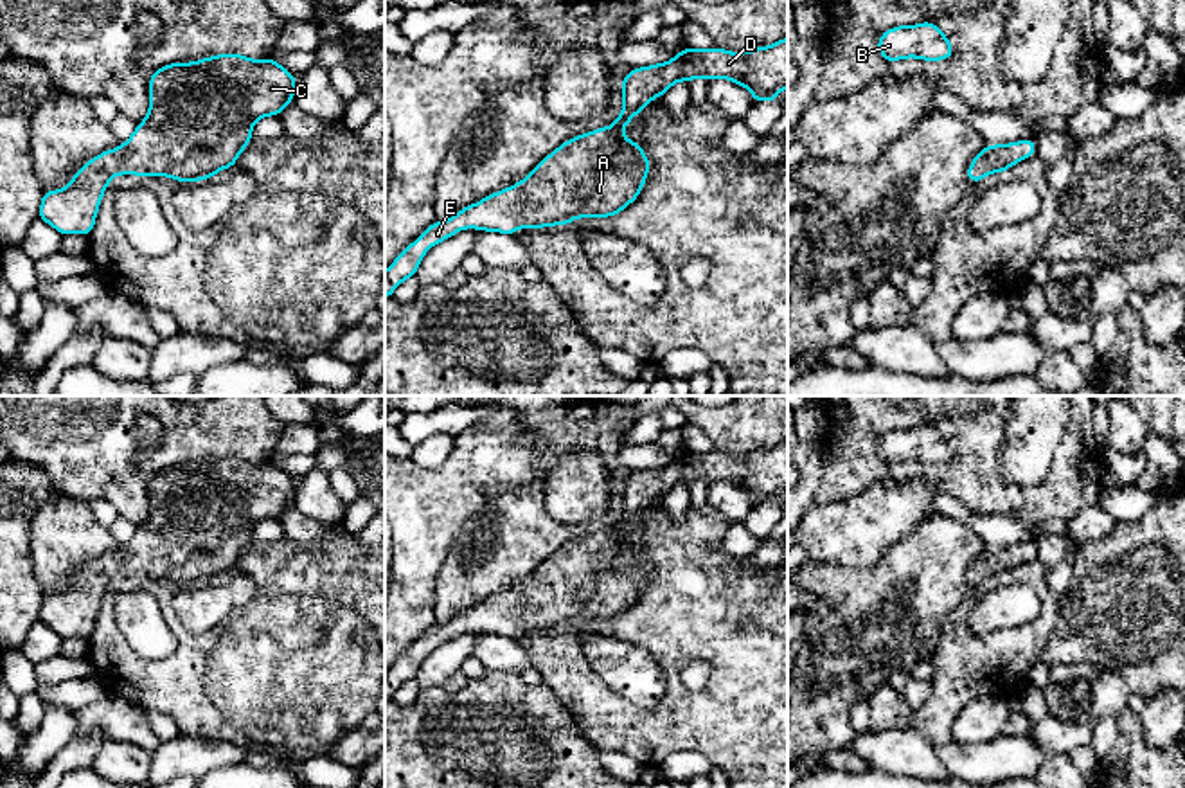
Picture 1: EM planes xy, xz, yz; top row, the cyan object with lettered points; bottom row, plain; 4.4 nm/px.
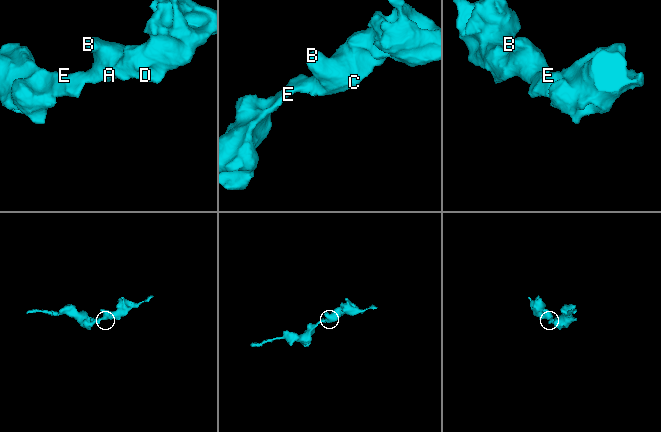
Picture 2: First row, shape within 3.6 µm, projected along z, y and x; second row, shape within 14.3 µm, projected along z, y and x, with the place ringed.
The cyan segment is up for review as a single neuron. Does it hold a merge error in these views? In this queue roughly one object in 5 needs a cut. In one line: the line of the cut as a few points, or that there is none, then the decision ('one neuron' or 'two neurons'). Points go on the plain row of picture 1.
no cut | one neuron

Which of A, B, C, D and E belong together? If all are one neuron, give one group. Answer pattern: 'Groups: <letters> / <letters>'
Groups: A B C D E

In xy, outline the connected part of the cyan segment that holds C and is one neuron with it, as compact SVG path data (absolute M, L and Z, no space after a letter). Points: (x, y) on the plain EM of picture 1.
M230 455L165 468L151 477L149 516L133 538L119 552L106 552L88 563L65 592L41 595L38 621L61 639L90 639L104 592L115 578L169 579L183 587L214 581L218 574L236 570L252 543L254 525L279 520L293 506L295 493L297 482L272 461L248 462Z

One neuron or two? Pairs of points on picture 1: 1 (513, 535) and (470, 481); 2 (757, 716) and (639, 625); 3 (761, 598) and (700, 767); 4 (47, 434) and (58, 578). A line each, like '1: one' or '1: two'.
1: two
2: one
3: two
4: two

